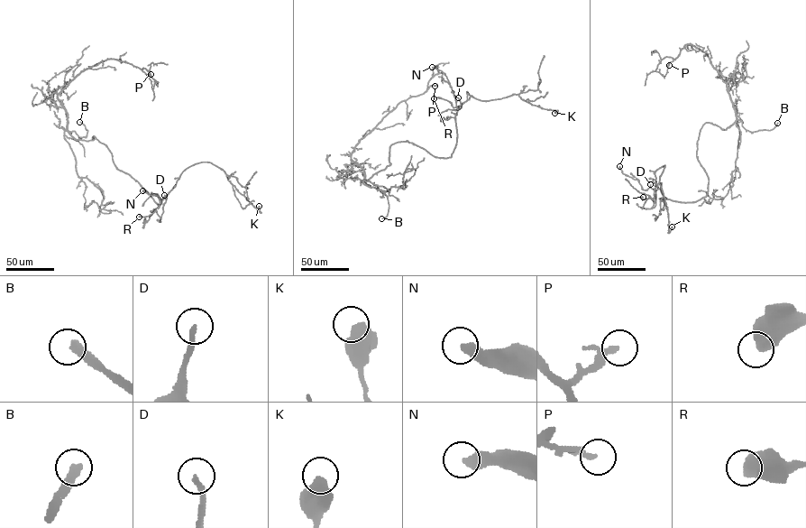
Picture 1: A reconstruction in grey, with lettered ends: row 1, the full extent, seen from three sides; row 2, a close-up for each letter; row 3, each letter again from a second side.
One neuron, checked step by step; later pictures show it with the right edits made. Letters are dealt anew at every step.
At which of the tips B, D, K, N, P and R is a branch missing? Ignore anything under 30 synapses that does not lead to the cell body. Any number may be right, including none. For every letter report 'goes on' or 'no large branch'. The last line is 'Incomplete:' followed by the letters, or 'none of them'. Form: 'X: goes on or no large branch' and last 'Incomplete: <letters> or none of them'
B: goes on
D: goes on
K: no large branch
N: no large branch
P: no large branch
R: no large branch
Incomplete: B, D

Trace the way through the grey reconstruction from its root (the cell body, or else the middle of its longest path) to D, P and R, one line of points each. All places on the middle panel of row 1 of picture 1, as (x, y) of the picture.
D: (402, 142), (414, 143), (435, 156), (451, 156), (456, 142), (455, 115), (461, 107), (458, 97)
P: (402, 142), (389, 146), (389, 165), (367, 180), (360, 165), (352, 161), (359, 140), (400, 102), (435, 86)
R: (402, 142), (435, 156), (451, 156), (456, 142), (455, 115), (461, 105), (457, 109), (447, 100), (434, 98)

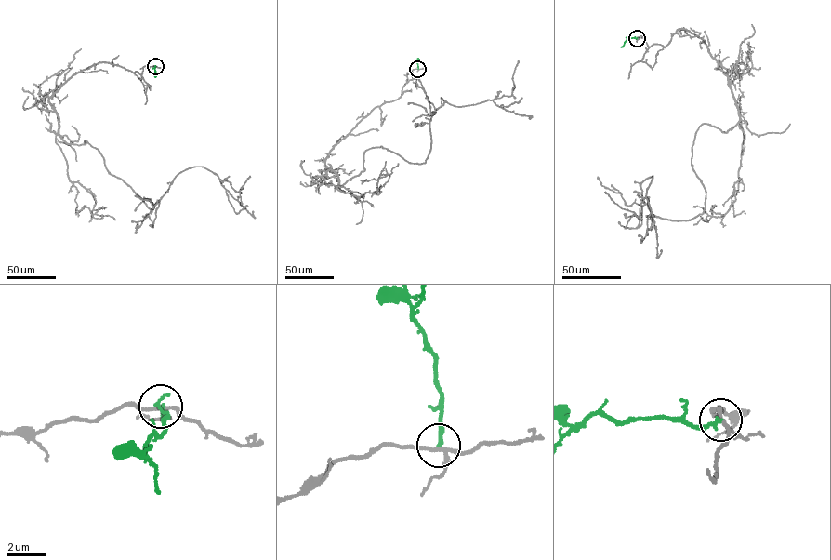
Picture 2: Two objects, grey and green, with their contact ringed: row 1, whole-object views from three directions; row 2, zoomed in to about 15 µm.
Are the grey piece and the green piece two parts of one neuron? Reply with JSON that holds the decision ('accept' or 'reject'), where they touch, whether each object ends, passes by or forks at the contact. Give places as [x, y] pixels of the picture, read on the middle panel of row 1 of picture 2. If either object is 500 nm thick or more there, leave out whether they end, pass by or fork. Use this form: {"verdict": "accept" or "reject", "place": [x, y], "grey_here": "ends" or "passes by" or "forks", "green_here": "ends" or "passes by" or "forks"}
{"verdict": "reject", "place": [417, 69], "grey_here": "forks", "green_here": "ends"}

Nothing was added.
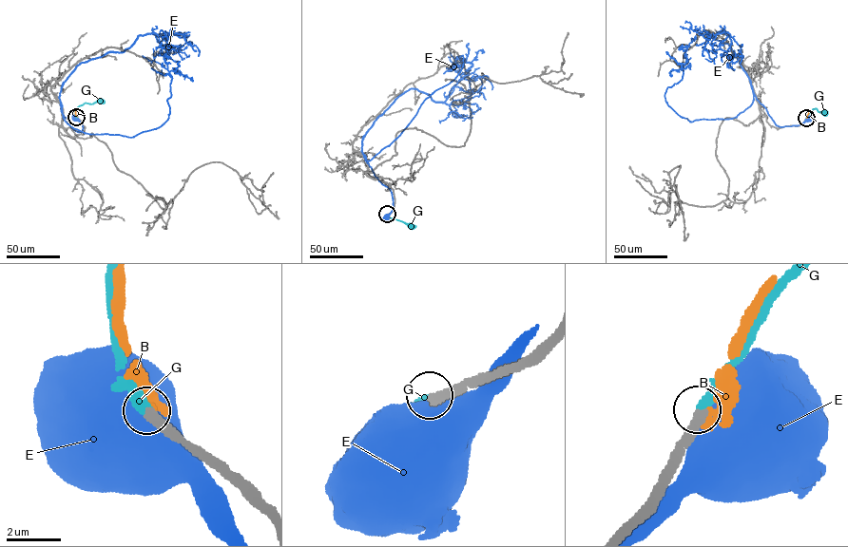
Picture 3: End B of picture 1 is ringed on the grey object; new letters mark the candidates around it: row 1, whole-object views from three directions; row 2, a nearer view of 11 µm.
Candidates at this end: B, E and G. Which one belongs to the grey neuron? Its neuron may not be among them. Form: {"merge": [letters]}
{"merge": ["G"]}

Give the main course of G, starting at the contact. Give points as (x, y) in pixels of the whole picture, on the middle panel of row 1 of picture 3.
G: (387, 214), (388, 216), (412, 226)

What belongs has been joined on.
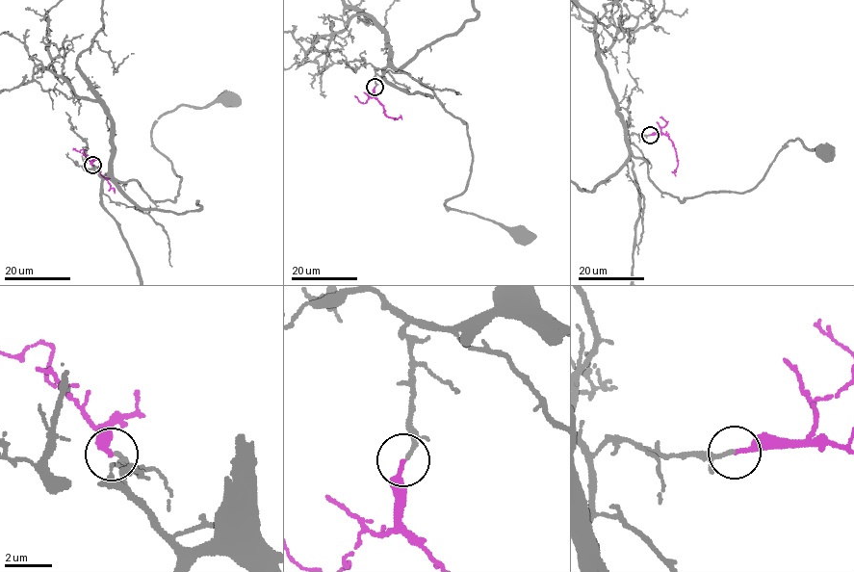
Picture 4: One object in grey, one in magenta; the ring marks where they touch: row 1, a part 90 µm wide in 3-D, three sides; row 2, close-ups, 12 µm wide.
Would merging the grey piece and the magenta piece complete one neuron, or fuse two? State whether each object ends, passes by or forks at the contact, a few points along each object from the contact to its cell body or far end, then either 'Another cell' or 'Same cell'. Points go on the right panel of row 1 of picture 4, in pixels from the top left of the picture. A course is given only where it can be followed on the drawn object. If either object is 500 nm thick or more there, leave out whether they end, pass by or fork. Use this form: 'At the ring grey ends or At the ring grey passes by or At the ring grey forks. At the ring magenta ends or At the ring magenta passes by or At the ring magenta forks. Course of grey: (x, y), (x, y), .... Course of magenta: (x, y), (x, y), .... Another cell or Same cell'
At the ring grey ends. At the ring magenta ends. Course of grey: (649, 135), (631, 135), (628, 148), (643, 159), (662, 192), (682, 201), (751, 190), (789, 141), (826, 153). Course of magenta: (649, 135), (666, 135), (669, 139), (678, 163), (675, 175). Same cell

